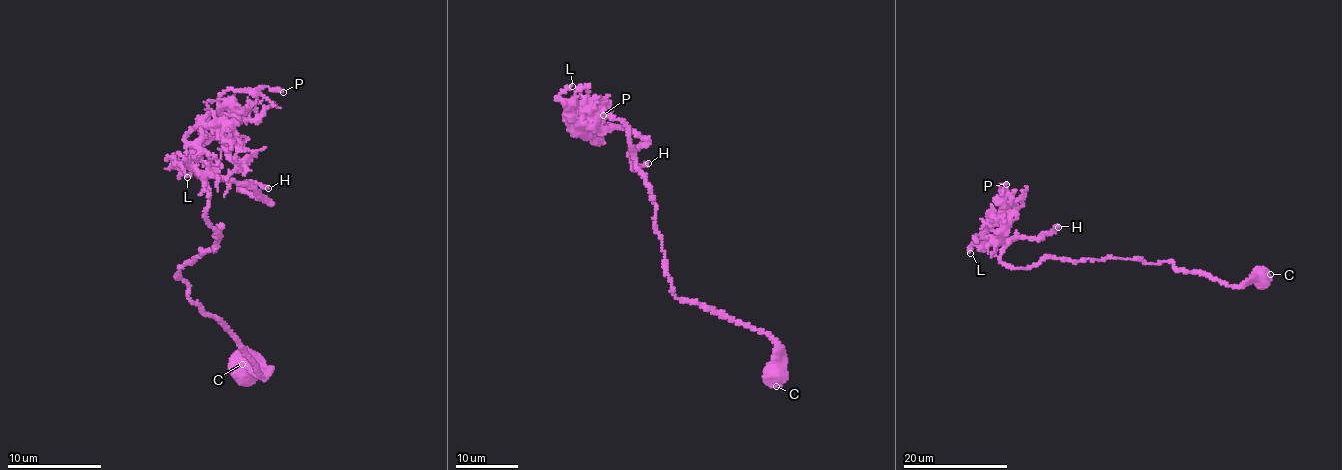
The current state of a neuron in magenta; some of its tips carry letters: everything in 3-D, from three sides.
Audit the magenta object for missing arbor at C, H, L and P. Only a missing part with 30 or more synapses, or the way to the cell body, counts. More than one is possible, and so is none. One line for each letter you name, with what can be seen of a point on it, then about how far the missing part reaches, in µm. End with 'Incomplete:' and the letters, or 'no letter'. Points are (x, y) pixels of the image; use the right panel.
H: Place: (1058, 227). Missing length about 20 µm
Incomplete: H

